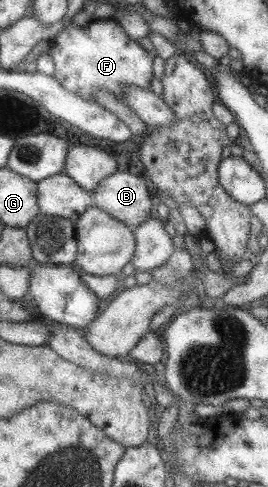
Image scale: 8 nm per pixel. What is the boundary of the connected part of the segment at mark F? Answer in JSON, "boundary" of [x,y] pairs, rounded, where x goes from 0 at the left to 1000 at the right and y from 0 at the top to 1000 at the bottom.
{"boundary":[[[418,37],[351,39],[299,55],[261,49],[179,86],[179,111],[201,133],[198,158],[209,168],[310,203],[354,209],[347,189],[358,183],[388,183],[466,214],[451,199],[463,179],[500,175],[560,183],[556,168],[571,156],[567,123],[578,111],[515,94],[504,82],[485,82]]]}

